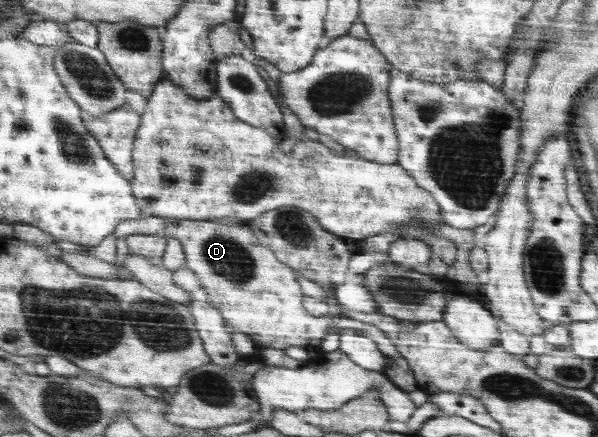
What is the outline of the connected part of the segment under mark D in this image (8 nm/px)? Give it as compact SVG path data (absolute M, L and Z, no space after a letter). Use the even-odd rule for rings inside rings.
M180 219L177 223L169 221L163 232L168 240L176 238L181 242L186 267L198 276L200 286L207 290L208 302L218 308L229 332L237 331L253 338L257 349L301 346L319 351L331 330L337 334L343 330L355 330L371 338L377 349L389 359L389 368L382 373L391 383L403 390L417 388L405 358L397 353L395 345L379 328L340 314L310 316L301 304L303 292L290 265L280 261L275 252L259 242L252 230L245 226L229 226L215 220Z

